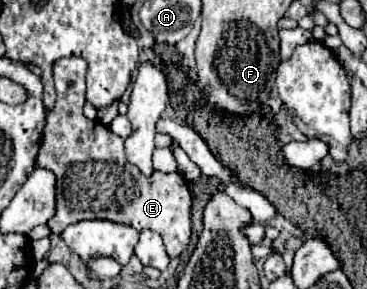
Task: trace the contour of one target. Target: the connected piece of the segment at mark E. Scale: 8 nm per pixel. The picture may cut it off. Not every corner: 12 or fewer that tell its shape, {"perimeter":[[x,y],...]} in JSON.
{"perimeter":[[86,61],[54,63],[36,167],[56,175],[60,235],[102,219],[188,247],[180,173],[146,177],[82,113]]}

